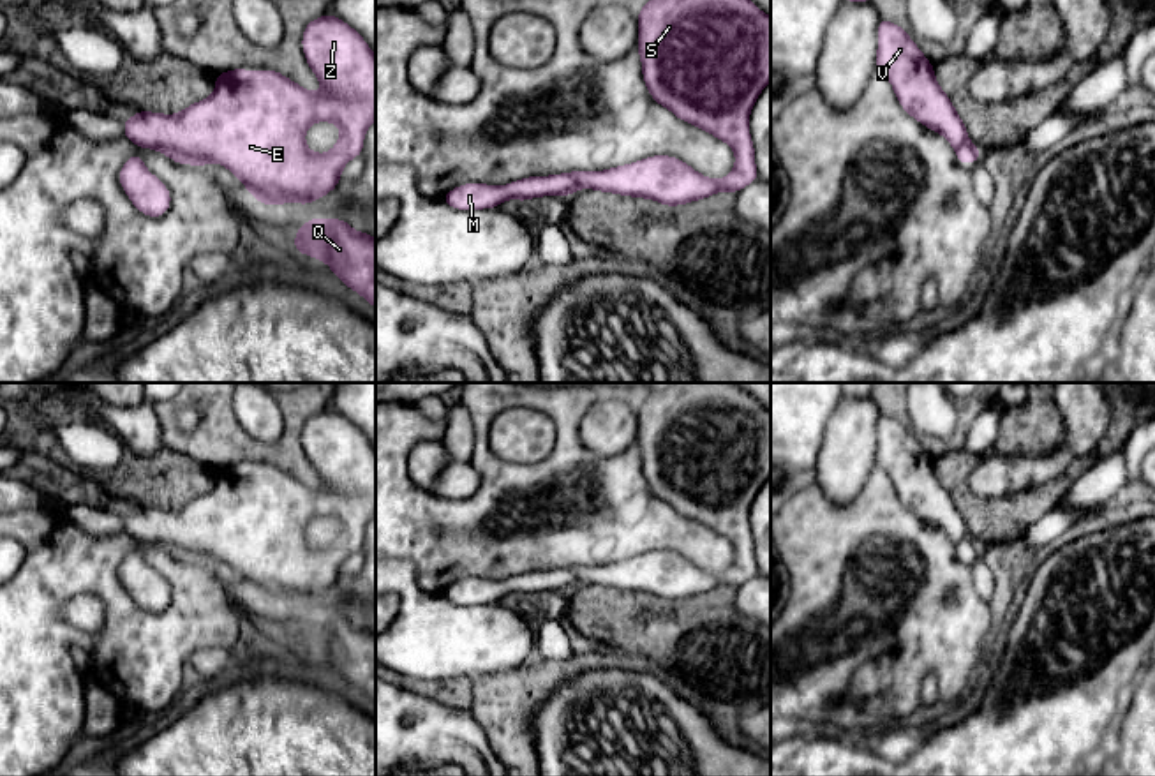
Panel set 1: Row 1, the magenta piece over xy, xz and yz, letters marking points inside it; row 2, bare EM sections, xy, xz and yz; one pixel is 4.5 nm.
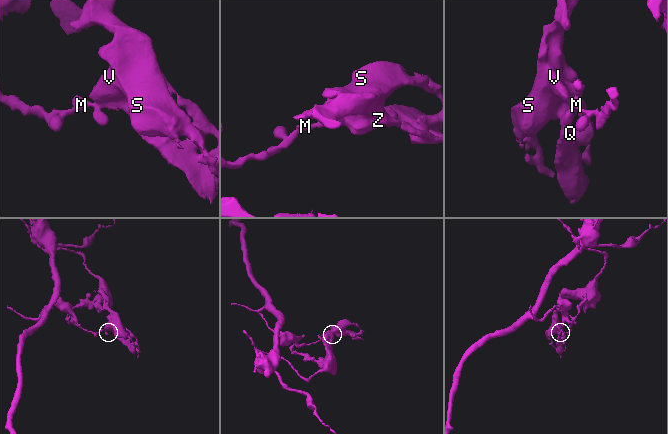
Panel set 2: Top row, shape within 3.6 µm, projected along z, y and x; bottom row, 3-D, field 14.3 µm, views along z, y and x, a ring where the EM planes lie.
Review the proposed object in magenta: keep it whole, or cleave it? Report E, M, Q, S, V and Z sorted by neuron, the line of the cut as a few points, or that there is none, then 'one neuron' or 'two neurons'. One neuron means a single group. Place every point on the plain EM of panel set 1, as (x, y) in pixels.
groups E Q S V Z / M; cut xy (138, 538), (171, 540), (200, 552); two neurons

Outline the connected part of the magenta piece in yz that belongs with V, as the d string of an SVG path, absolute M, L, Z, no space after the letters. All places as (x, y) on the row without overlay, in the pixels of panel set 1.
M878 414L876 466L883 469L899 501L924 522L942 529L952 543L968 536L968 526L940 483L933 459L924 451L908 427Z

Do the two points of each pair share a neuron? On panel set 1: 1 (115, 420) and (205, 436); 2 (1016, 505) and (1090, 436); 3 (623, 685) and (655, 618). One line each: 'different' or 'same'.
1: different
2: different
3: different

